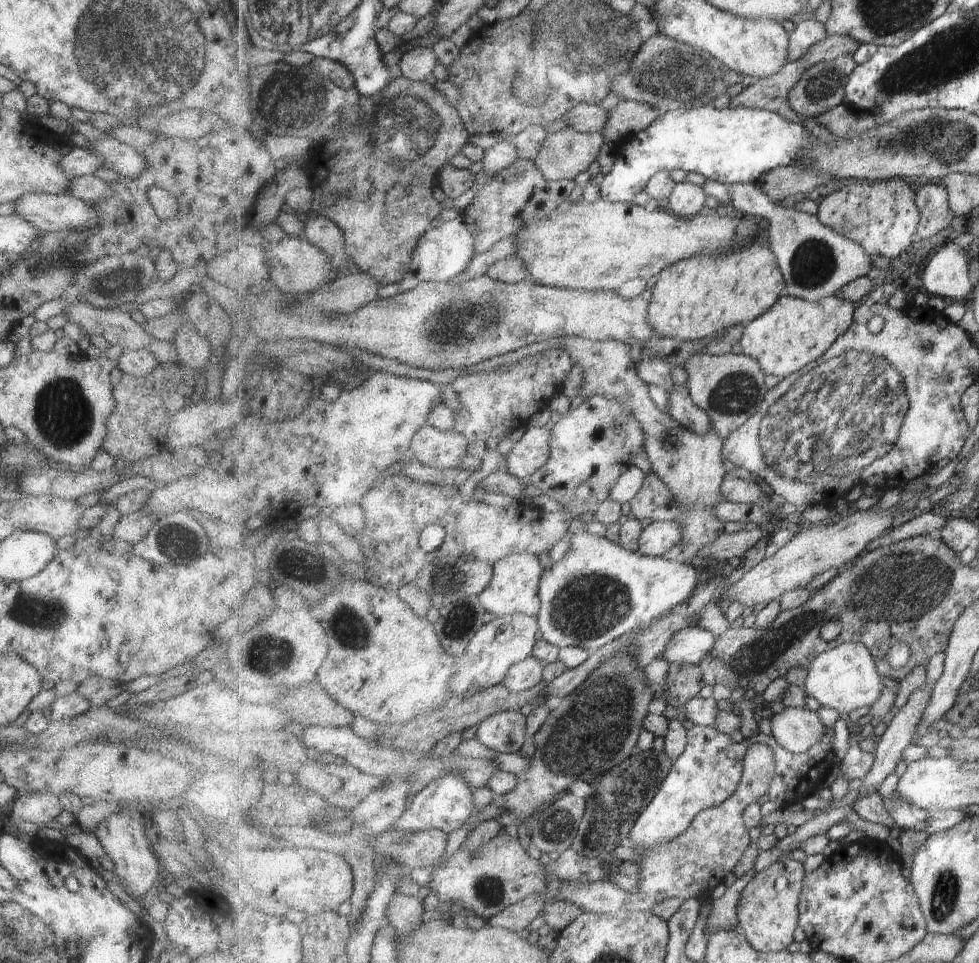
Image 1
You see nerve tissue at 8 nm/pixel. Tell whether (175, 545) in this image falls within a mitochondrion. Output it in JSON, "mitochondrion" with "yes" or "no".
{"mitochondrion":"yes"}

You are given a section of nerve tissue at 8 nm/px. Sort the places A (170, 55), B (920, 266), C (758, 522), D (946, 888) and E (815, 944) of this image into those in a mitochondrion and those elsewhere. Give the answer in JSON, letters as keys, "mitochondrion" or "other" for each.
{"A":"mitochondrion","B":"other","C":"other","D":"mitochondrion","E":"other"}

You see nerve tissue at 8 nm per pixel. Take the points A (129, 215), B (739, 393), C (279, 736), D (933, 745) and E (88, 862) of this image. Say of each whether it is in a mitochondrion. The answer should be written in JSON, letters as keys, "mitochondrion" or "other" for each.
{"A":"other","B":"mitochondrion","C":"other","D":"other","E":"other"}

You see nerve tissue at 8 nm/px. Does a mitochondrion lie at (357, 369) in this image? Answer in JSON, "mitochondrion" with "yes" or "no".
{"mitochondrion":"no"}

